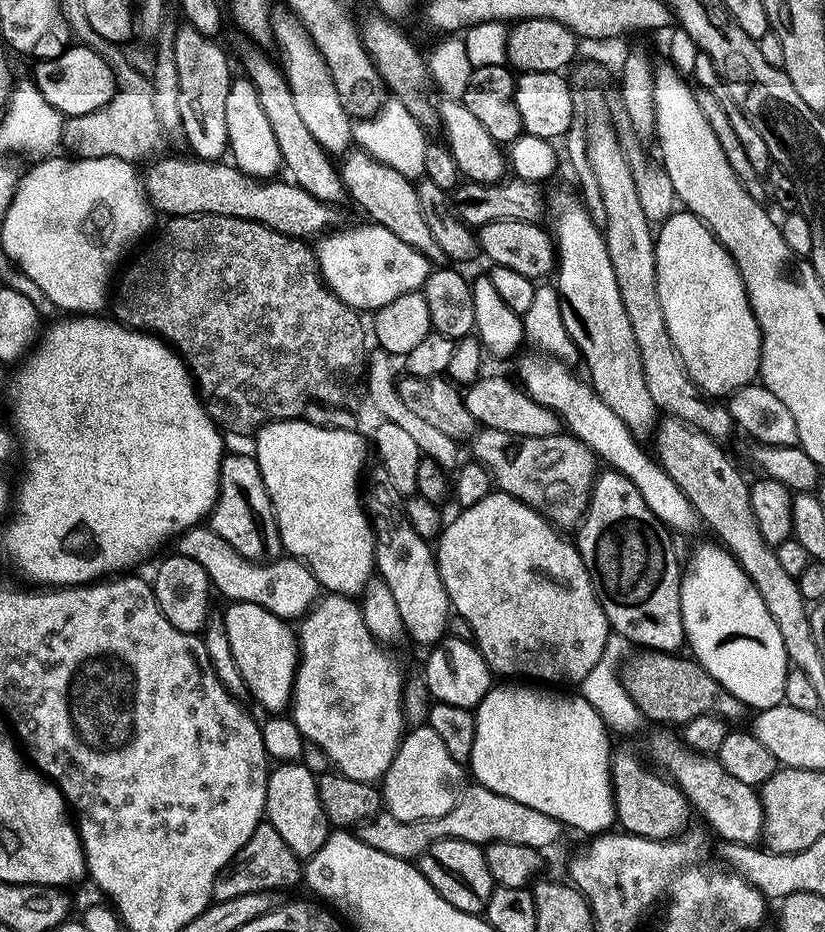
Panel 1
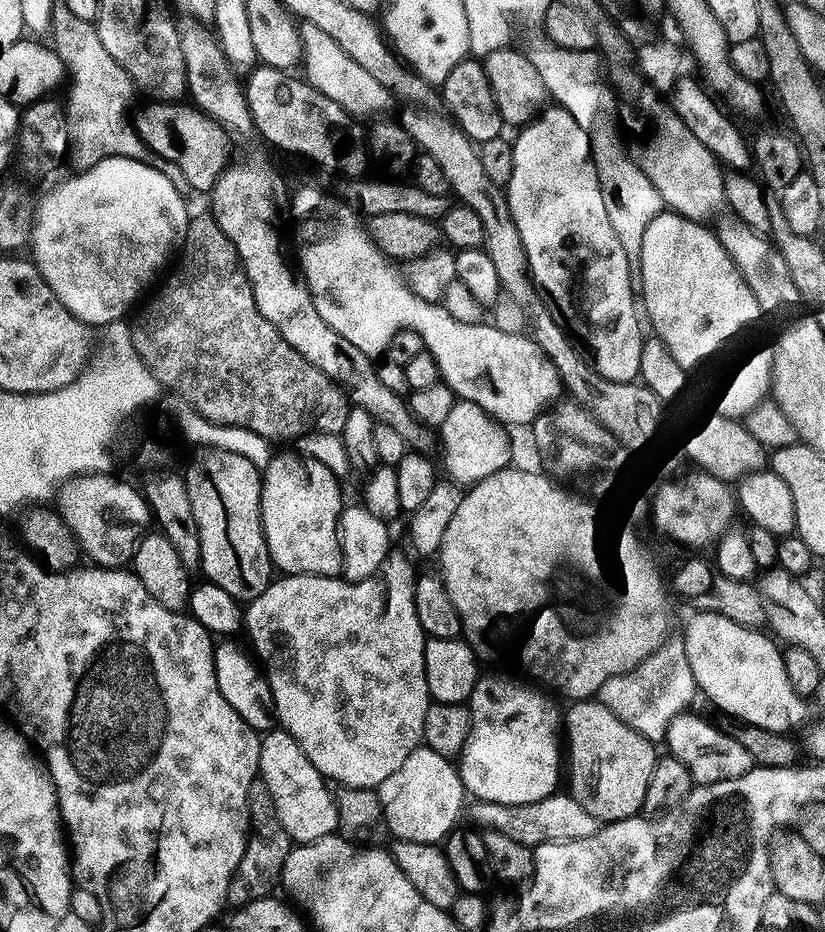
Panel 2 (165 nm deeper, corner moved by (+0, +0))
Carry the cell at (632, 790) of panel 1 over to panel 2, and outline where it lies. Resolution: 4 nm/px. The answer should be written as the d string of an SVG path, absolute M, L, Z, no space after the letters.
M599 698L577 700L567 706L568 712L566 708L562 716L562 732L566 737L567 795L572 796L586 814L594 814L597 822L641 815L646 786L650 786L658 759L657 745L622 722Z

